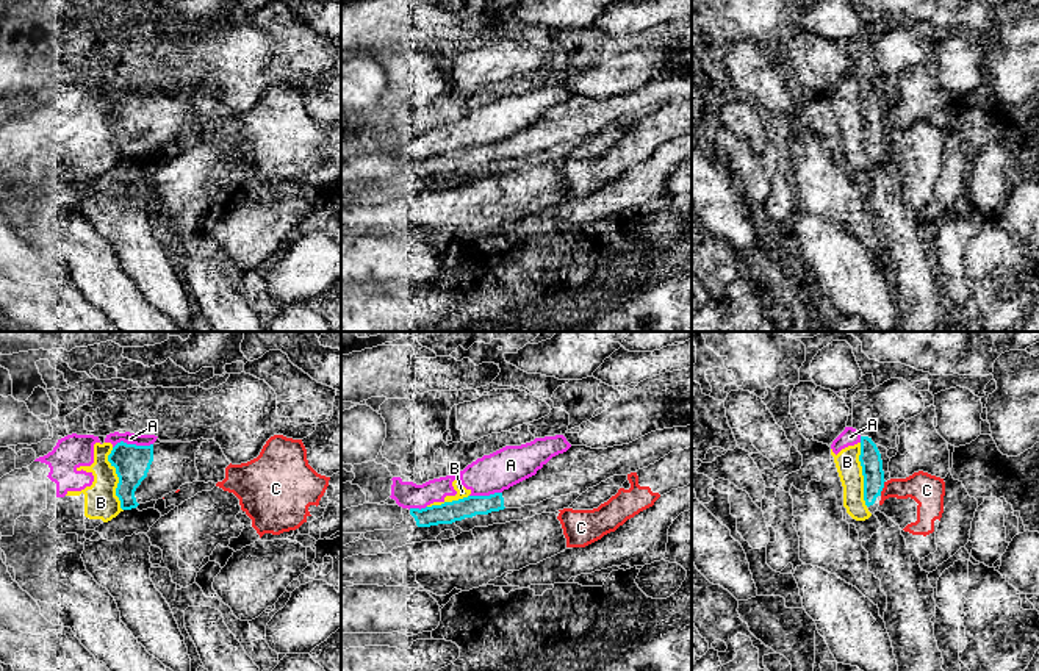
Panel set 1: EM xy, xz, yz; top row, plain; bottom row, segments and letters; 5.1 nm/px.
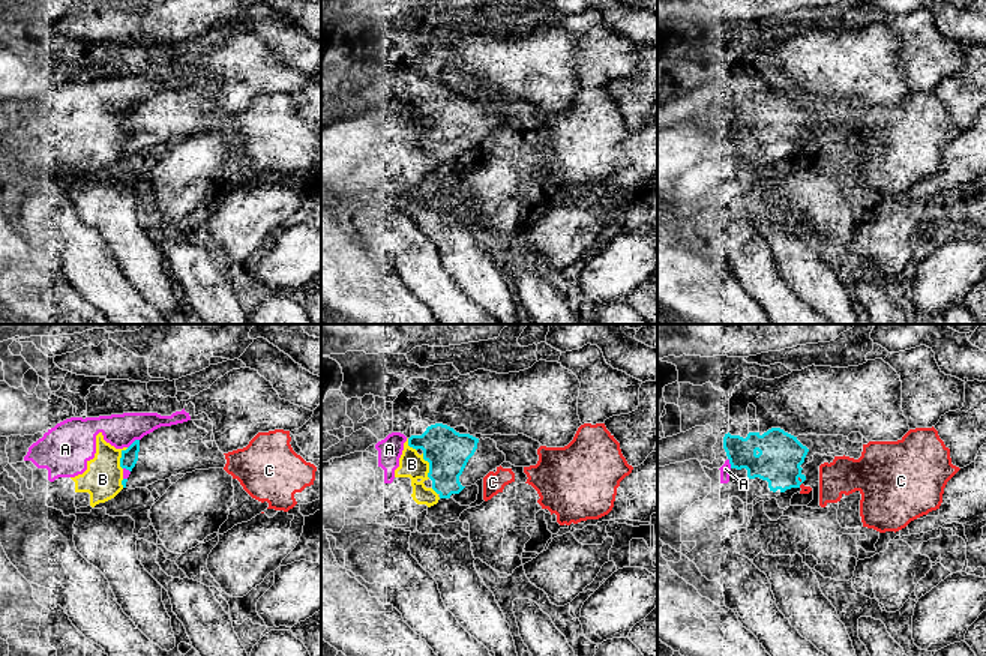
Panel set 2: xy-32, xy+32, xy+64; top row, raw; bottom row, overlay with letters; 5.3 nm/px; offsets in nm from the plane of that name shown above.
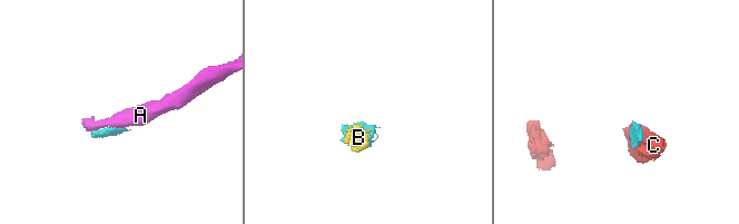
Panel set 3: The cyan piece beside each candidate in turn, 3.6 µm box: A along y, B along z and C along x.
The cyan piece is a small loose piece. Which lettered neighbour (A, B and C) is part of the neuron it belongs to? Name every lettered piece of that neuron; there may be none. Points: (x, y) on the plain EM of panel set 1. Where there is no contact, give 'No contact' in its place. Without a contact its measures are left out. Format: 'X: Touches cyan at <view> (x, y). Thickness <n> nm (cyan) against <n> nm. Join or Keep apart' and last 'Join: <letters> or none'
A: Touches cyan at xy (132, 94). Thickness 180 nm (cyan) against 60 nm. Keep apart
B: Touches cyan at xy (119, 129). Thickness 180 nm (cyan) against 180 nm. Keep apart
C: Touches cyan at yz (883, 136). Thickness 110 nm (cyan) against 170 nm. Keep apart
Join: none

